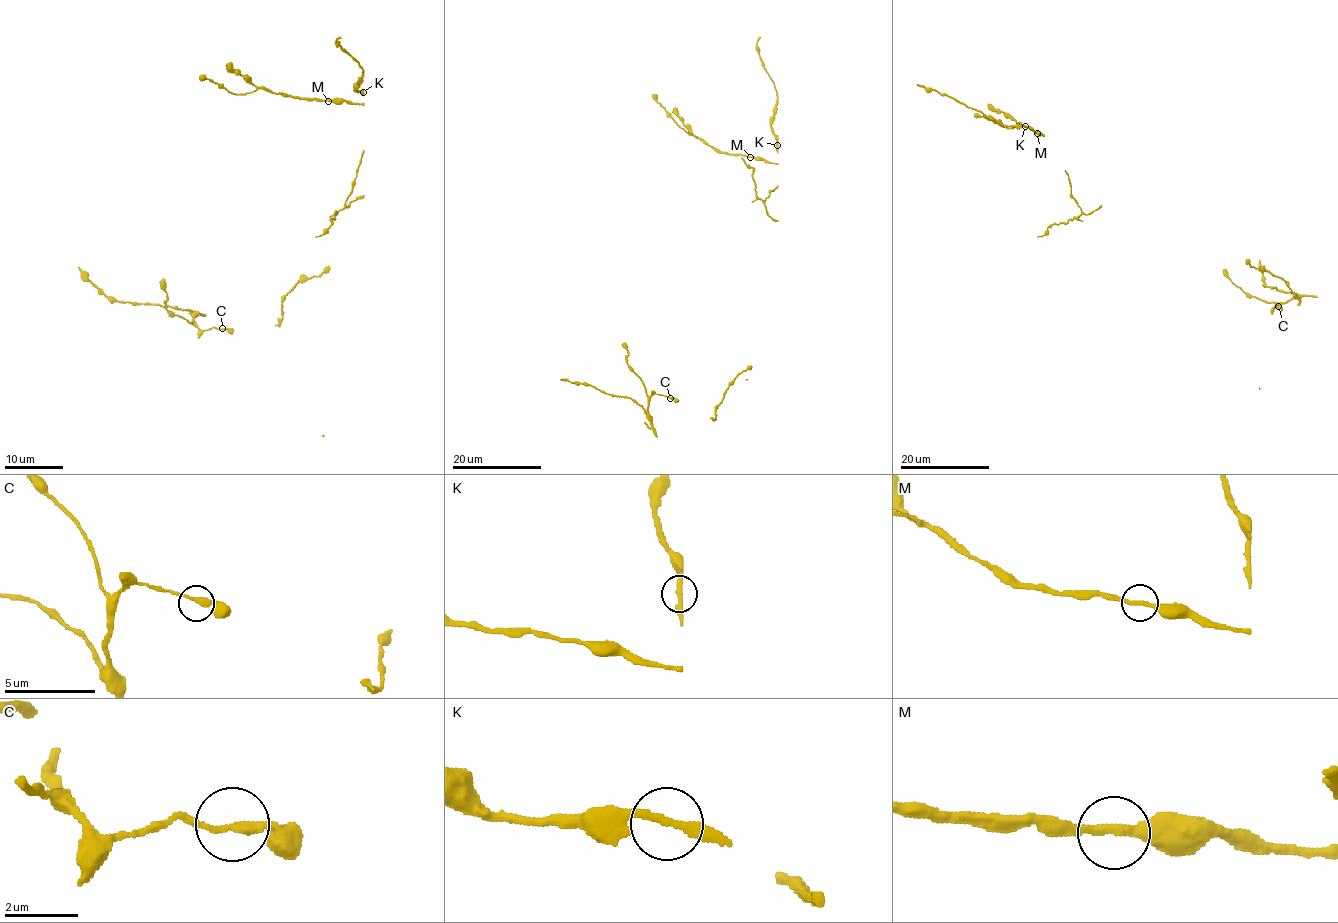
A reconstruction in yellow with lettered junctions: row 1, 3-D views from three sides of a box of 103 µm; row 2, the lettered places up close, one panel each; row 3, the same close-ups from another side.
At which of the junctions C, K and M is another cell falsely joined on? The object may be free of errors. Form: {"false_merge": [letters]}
{"false_merge": ["K"]}

